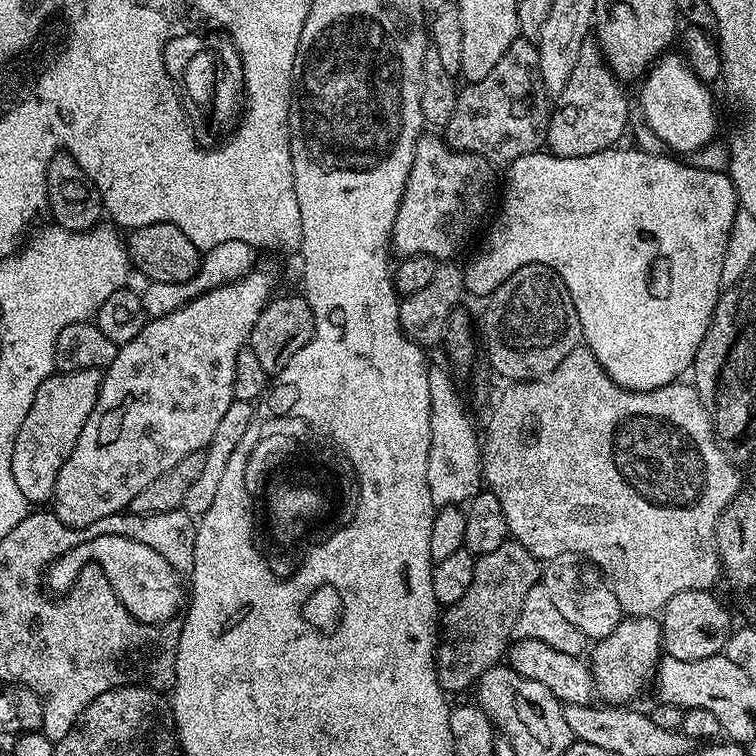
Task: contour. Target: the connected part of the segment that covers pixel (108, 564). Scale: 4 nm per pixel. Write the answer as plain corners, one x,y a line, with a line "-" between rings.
97,533
93,537
82,553
83,559
97,564
106,574
115,596
126,606
127,612
134,619
152,627
171,623
183,609
186,600
181,573
176,572
170,562
153,547
136,539
112,533

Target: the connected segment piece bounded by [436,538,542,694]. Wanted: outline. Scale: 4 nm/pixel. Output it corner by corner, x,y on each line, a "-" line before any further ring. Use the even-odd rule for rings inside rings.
504,540
498,550
476,557
470,590
466,590
458,602
443,609
438,624
436,677
442,691
446,694
464,692
467,688
469,691
483,672
497,667
505,659
518,614
522,614
522,602
526,602
526,594
541,580
541,561
517,540

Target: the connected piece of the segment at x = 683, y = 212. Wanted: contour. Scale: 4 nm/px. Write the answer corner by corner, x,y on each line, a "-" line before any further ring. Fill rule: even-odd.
613,146
604,152
590,154
582,158
562,158
553,156
547,150
526,154
518,158
506,168
508,181
504,184
504,201
500,204
500,213
488,233
483,233
484,241
480,249
472,256
468,268
463,269
464,286
469,293
487,298
492,295
510,274
522,270
522,266
541,264
554,270
562,278
566,290
570,290
570,298
578,310
578,322
582,326
583,343
594,354
594,358
606,370
606,374
621,388
629,388
632,392
649,392
667,384
677,383
684,371
693,367
696,351
706,338
706,330
712,321
716,304
722,295
722,258
726,258
726,242
730,238
730,226
734,222
734,214
738,210
736,188
732,185
732,177
727,171
711,172
708,168
695,168
692,164
683,164
683,159
668,156
655,156
652,152
635,152
625,146

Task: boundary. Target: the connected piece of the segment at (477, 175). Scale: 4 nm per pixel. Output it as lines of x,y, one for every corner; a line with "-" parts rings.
421,135
416,142
414,162
394,222
391,247
401,257
426,254
437,262
448,262
471,242
476,231
481,231
480,223
492,196
494,165
477,153
457,152
439,135
428,135

